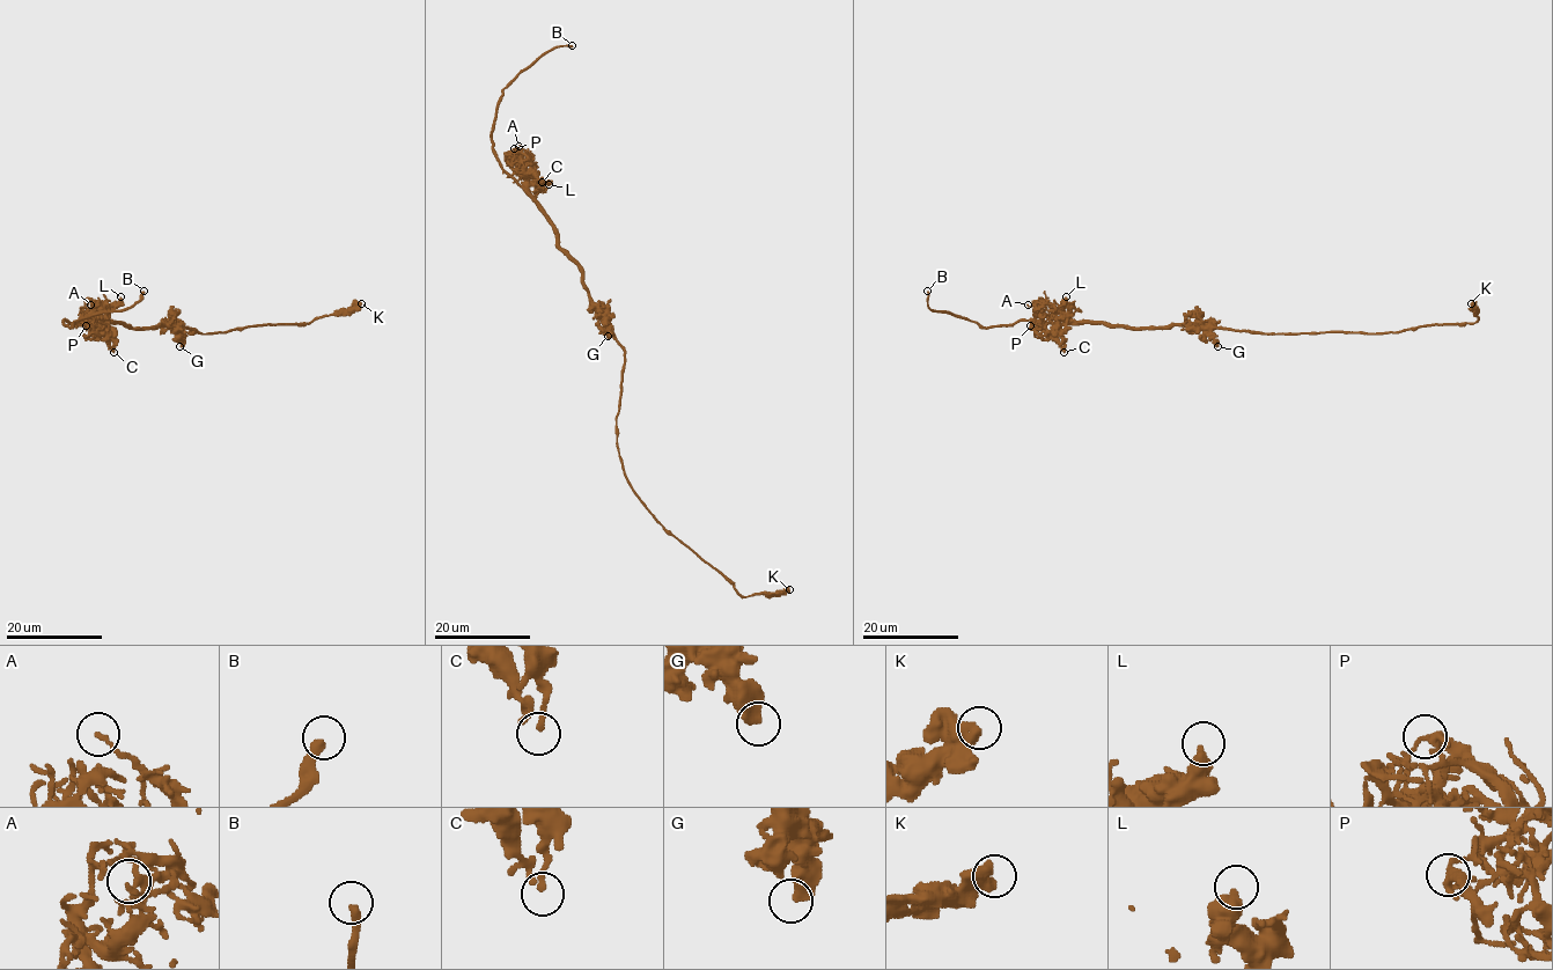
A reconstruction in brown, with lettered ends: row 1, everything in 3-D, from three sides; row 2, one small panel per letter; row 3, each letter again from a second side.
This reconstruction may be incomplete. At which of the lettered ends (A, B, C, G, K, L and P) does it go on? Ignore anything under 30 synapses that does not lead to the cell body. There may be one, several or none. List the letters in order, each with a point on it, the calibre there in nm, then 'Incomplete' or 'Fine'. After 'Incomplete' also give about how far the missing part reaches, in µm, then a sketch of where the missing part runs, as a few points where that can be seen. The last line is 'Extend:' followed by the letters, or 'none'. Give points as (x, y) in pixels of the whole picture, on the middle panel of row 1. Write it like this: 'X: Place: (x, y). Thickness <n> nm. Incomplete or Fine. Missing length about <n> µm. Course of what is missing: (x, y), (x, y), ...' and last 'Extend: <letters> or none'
A: Place: (519, 146). Thickness 150 nm. Fine
B: Place: (572, 45). Thickness 320 nm. Incomplete. Missing length about 40 µm
C: Place: (542, 182). Thickness 190 nm. Fine
G: Place: (608, 336). Thickness 550 nm. Fine
K: Place: (789, 589). Thickness 500 nm. Fine
L: Place: (549, 184). Thickness 500 nm. Fine
P: Place: (514, 148). Thickness 240 nm. Fine
Extend: B

